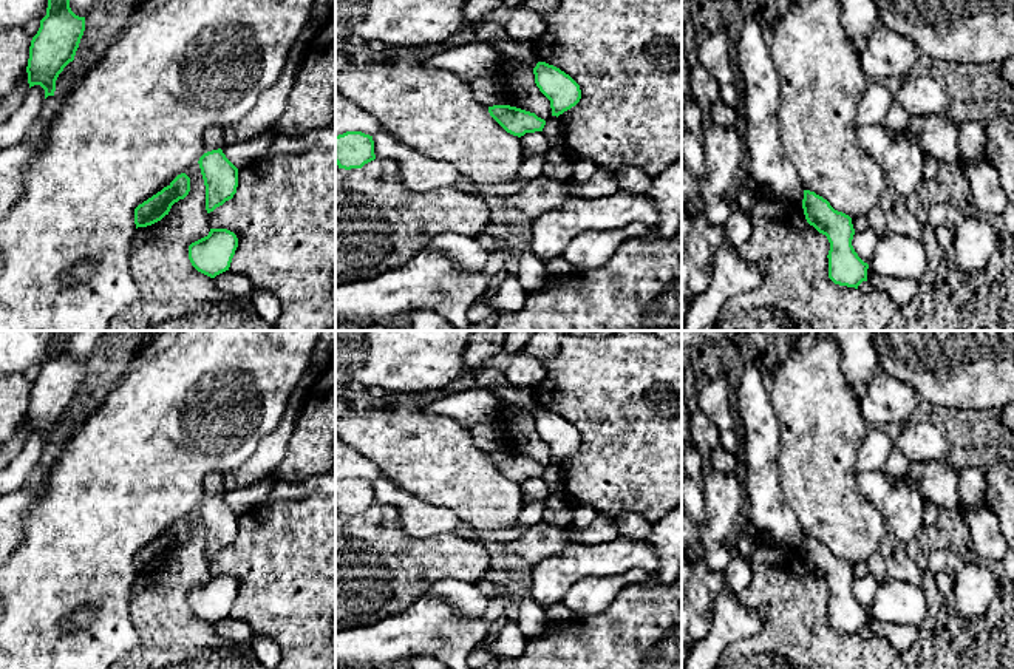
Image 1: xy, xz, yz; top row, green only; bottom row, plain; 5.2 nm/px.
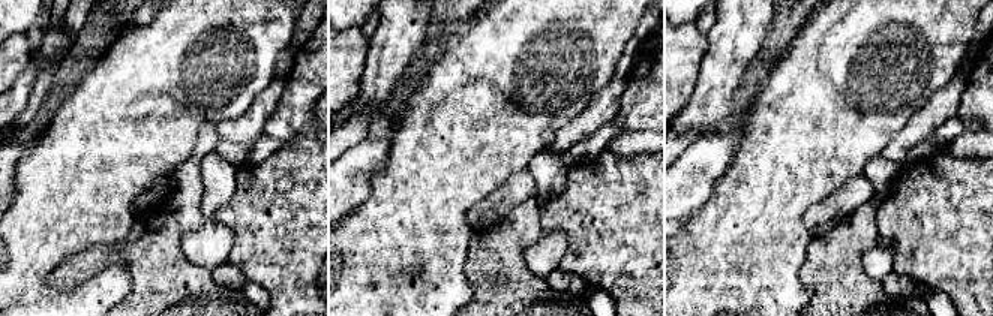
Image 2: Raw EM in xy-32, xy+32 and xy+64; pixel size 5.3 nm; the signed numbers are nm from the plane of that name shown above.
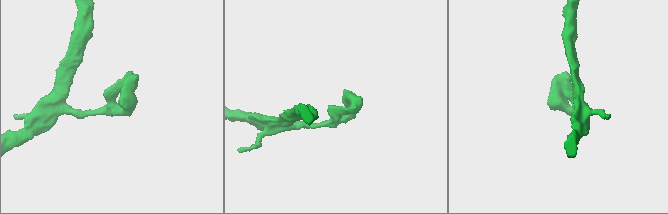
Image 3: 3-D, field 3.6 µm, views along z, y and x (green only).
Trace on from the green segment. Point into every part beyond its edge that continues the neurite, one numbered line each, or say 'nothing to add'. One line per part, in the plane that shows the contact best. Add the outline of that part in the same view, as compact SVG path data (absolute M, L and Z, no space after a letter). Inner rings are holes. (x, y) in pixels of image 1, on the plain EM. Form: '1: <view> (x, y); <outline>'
nothing to add

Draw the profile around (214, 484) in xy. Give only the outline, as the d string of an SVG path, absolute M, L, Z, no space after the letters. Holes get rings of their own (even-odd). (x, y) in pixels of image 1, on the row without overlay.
M210 473L204 481L204 490L201 502L207 498L223 494L224 491L224 477L221 473Z

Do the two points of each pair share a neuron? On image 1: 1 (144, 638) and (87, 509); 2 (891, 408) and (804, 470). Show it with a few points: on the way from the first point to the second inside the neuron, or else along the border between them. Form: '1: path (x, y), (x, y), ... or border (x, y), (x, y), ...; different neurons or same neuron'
1: border (138, 634), (138, 643), (127, 652); different neurons
2: border (858, 394), (861, 414), (871, 425); different neurons

